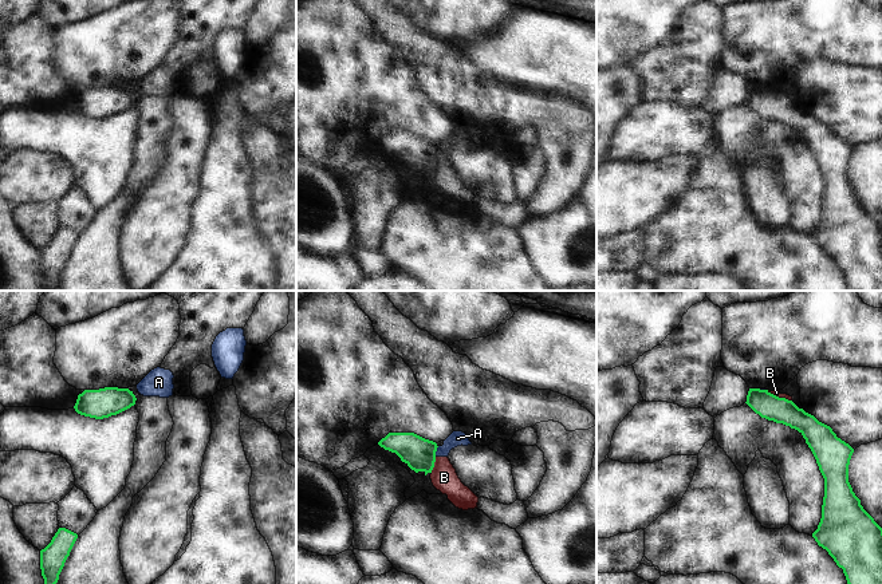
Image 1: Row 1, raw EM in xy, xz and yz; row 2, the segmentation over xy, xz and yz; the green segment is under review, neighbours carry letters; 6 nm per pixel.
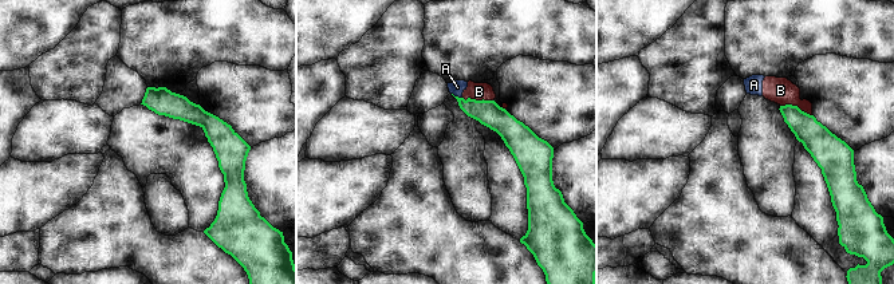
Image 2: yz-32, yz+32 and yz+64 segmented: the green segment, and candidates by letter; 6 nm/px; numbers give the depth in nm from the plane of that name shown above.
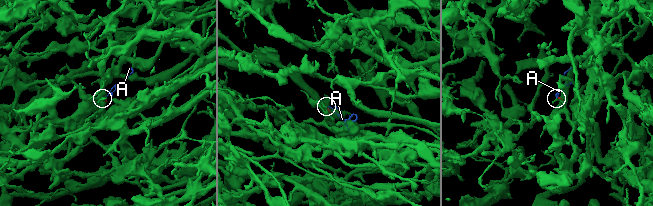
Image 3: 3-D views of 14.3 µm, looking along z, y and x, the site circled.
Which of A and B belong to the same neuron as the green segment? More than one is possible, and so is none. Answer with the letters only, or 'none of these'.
none of these

